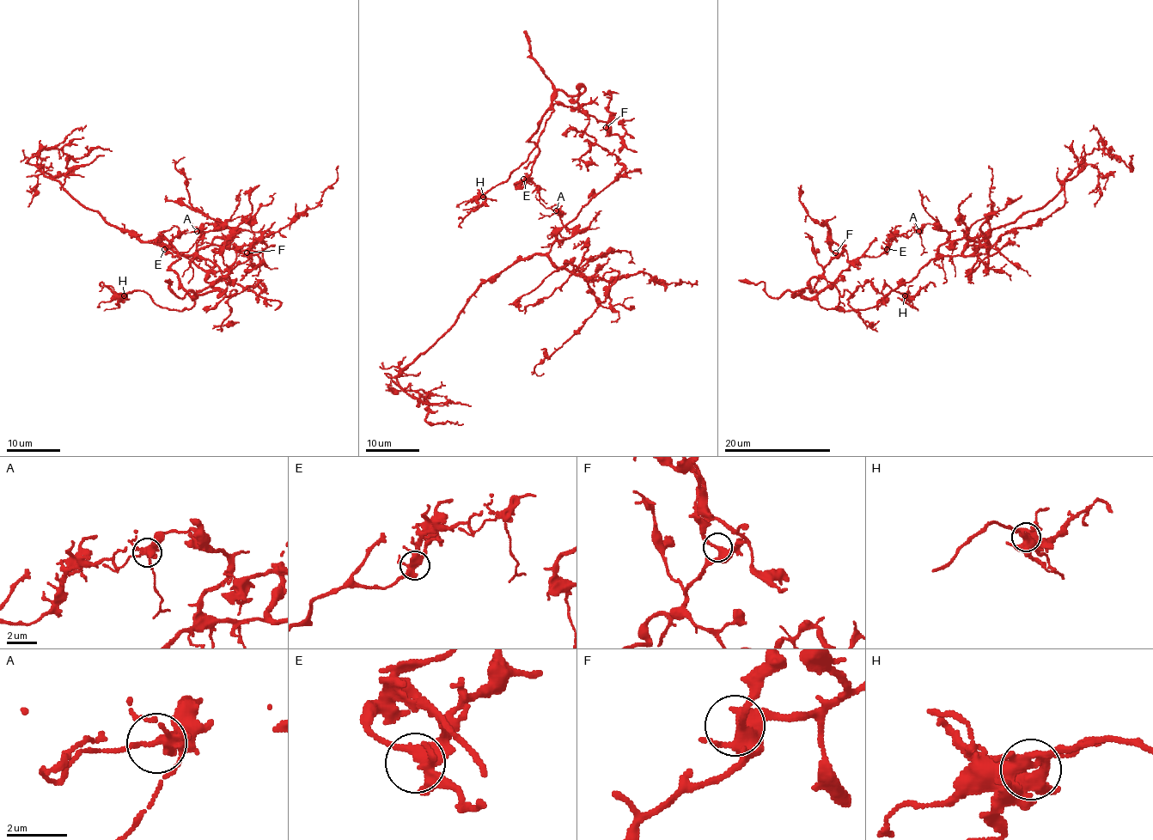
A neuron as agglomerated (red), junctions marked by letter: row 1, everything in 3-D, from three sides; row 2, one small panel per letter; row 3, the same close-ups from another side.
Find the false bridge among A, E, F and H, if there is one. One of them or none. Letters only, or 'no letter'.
A

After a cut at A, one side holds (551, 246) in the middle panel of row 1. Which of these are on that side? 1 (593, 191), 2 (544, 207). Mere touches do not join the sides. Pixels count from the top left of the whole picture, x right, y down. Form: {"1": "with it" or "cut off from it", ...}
{"1": "with it", "2": "cut off from it"}

